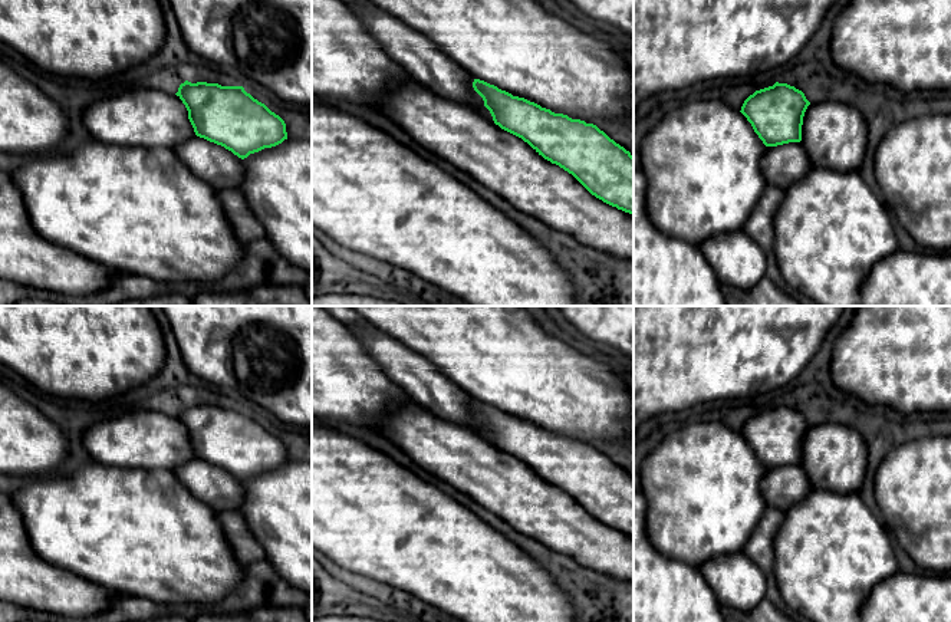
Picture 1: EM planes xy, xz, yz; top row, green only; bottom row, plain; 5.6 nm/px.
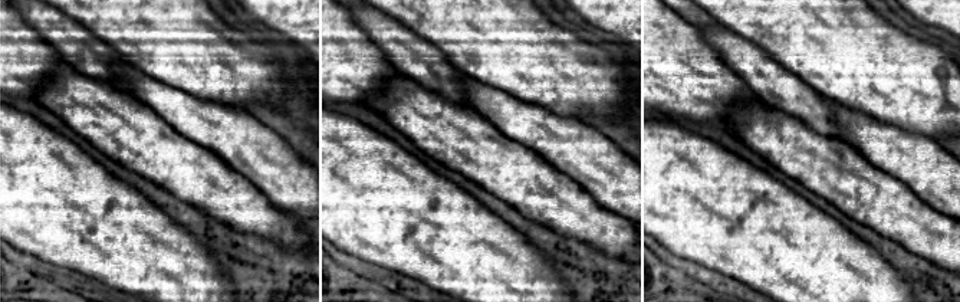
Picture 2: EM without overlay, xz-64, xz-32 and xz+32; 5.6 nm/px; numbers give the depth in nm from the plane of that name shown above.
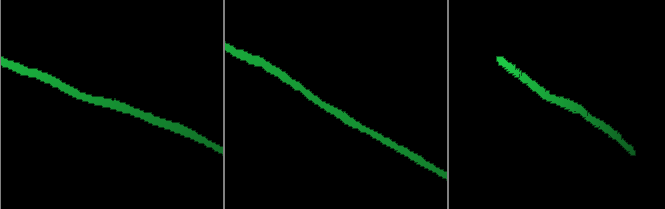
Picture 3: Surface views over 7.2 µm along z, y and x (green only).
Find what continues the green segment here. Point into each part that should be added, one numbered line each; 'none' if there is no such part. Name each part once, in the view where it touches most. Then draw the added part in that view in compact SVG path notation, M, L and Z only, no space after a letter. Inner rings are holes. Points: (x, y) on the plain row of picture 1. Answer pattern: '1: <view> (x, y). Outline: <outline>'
none

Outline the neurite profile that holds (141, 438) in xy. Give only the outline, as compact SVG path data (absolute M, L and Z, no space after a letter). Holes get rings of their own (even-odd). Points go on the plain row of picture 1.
M141 408L89 427L82 438L82 447L95 463L112 467L172 471L197 458L180 418Z

